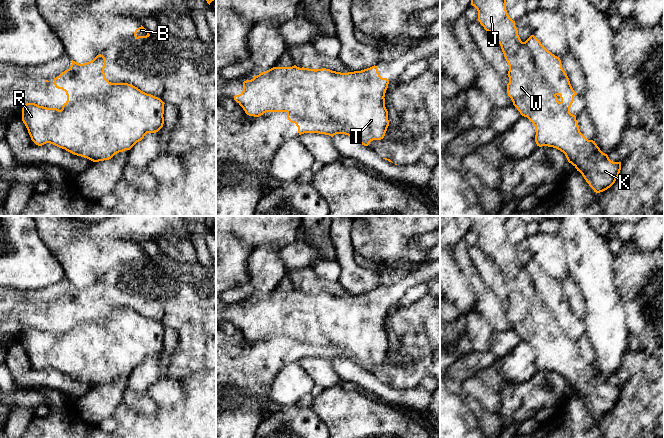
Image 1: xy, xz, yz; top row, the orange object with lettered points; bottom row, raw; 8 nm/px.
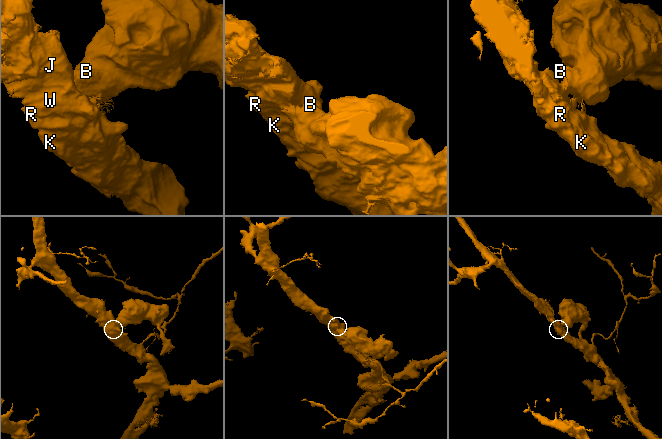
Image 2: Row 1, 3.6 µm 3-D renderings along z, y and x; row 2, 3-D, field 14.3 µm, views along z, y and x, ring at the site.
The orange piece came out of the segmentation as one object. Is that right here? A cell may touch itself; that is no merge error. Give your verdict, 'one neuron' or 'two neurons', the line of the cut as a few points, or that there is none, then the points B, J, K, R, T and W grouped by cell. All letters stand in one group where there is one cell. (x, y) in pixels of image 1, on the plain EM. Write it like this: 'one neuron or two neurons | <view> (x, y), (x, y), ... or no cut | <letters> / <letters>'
two neurons | xz (287, 336), (335, 344), (375, 363) | B / J K R T W

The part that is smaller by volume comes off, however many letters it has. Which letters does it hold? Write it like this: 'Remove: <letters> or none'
Remove: B

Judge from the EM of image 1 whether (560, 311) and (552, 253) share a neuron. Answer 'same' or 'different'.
same

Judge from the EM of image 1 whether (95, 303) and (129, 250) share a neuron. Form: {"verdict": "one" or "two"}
{"verdict": "one"}

